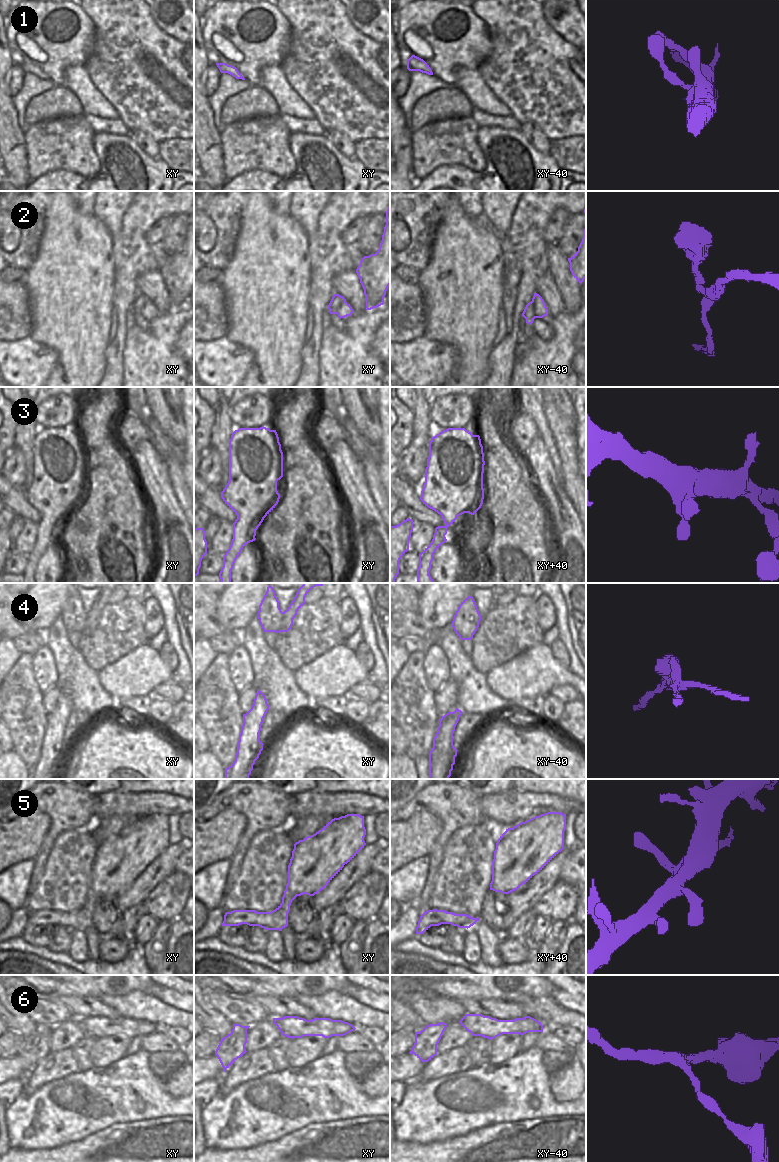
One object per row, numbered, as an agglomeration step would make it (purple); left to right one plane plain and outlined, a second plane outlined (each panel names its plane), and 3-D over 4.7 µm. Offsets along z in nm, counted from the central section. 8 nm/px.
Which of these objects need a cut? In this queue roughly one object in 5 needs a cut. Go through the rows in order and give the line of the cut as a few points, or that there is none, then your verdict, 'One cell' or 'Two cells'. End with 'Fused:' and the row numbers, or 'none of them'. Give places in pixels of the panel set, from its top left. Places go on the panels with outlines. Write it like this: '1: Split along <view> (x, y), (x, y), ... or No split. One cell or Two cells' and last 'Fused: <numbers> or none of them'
1: No split. One cell
2: No split. One cell
3: No split. One cell
4: Split along xy-40 (433, 747), (436, 749), (438, 757), (454, 758). Two cells
5: No split. One cell
6: No split. One cell
Fused: 4

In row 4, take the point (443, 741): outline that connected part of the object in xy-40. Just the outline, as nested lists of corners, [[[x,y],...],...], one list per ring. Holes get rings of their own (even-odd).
[[[458,708],[441,716],[437,733],[433,739],[433,748],[437,749],[438,758],[455,758],[457,749],[453,745],[453,733],[463,712]]]

